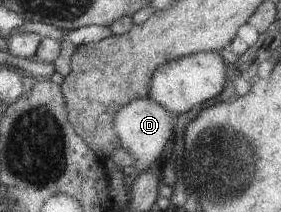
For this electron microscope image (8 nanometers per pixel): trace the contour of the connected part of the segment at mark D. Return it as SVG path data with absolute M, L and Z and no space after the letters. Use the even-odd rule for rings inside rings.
M148 97L137 98L121 106L112 119L113 133L119 145L131 156L130 166L138 175L148 170L149 165L162 154L164 145L172 139L173 126L174 115Z

